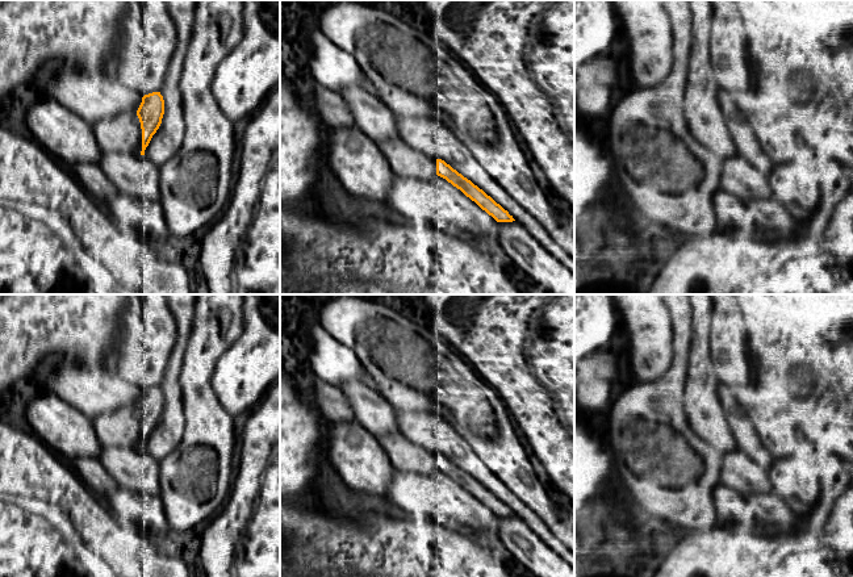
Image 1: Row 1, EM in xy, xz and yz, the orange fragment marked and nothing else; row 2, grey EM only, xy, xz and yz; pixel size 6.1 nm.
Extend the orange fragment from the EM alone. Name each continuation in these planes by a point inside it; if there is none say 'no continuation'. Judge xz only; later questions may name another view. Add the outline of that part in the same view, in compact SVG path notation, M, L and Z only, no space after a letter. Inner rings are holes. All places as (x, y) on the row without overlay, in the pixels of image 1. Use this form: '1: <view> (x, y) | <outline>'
1: xz (404, 455) | M402 434L377 436L394 469L432 476L436 469L436 455L414 444Z

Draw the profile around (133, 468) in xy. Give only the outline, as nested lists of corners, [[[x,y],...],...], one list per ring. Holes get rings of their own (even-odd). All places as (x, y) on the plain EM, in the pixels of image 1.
[[[103,446],[97,459],[118,486],[162,497],[159,461],[145,450]]]

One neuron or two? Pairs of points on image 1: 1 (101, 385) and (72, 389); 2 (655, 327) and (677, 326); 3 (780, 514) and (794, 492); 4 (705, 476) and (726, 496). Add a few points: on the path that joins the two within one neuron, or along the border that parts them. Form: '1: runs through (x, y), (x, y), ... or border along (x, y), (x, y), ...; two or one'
1: runs through (95, 388), (79, 388); one
2: border along (665, 308), (670, 321), (672, 358); two
3: border along (770, 488), (795, 514); two
4: border along (718, 480), (709, 493); two

